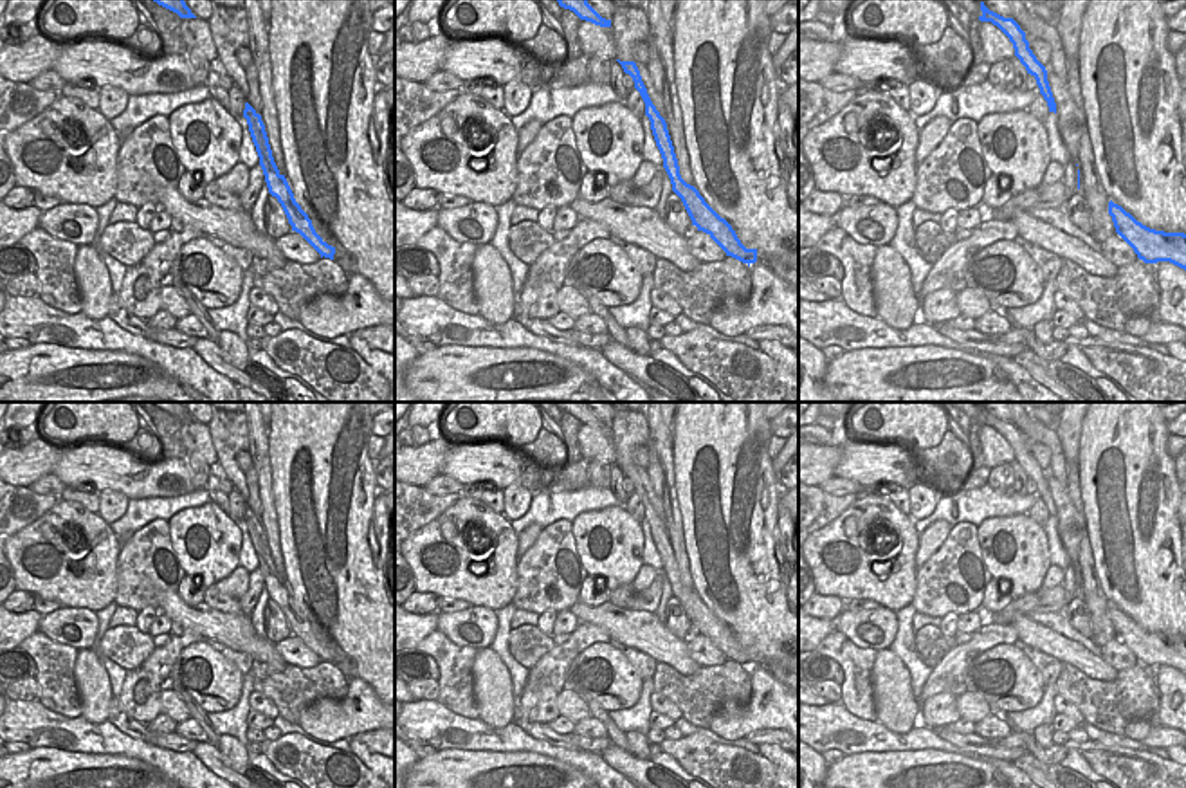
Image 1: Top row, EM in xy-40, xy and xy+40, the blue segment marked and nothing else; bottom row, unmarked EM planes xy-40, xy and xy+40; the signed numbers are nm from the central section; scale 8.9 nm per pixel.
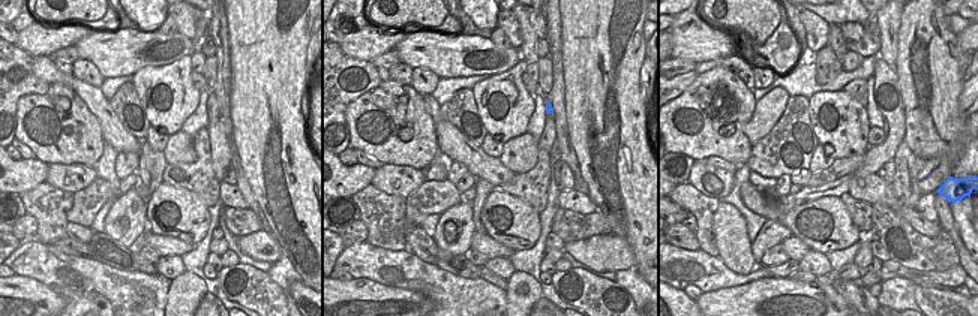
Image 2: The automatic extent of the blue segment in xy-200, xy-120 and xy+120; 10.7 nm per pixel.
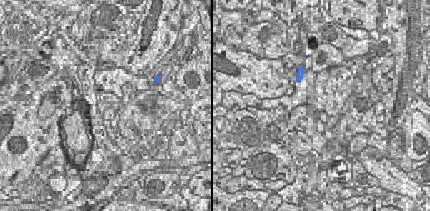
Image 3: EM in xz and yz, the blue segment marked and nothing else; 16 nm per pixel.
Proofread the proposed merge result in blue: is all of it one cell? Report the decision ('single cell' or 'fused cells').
single cell

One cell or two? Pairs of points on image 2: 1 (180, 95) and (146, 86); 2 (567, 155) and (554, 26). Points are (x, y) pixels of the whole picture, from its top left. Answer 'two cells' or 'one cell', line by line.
1: one cell
2: one cell

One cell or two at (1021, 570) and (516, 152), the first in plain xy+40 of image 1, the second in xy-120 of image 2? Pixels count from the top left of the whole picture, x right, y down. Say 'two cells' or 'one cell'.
two cells

